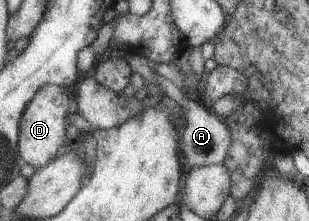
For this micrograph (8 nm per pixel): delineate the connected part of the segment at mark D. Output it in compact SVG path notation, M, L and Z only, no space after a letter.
M43 84L22 111L18 126L18 154L24 163L34 170L43 168L58 154L65 142L65 133L68 127L64 118L67 116L70 96L63 87L51 84Z

